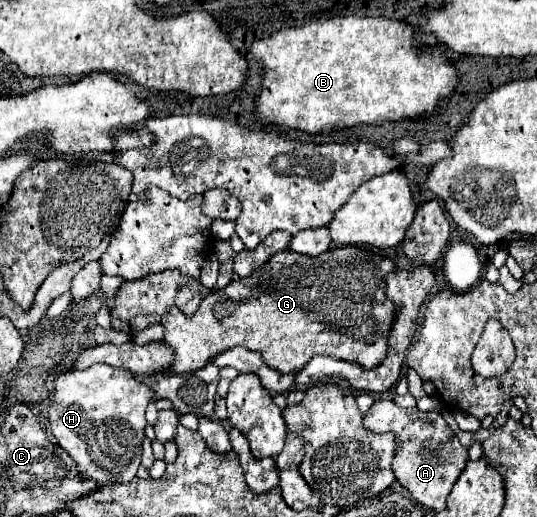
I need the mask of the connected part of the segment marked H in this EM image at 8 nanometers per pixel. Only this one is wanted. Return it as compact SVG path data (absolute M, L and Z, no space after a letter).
M105 364L91 366L87 370L63 370L55 378L45 398L37 404L27 404L33 412L45 412L45 420L55 436L57 444L75 460L79 474L85 480L93 480L99 486L123 484L135 478L141 464L141 442L145 438L145 410L155 400L155 392L143 382L135 380L131 372L121 368L111 368Z

